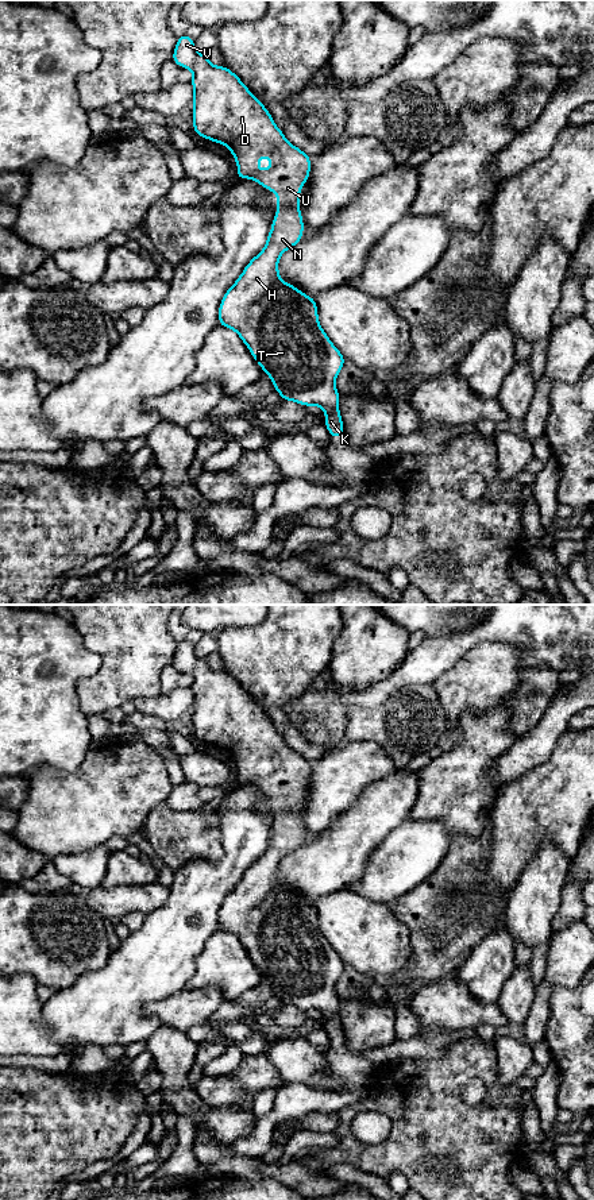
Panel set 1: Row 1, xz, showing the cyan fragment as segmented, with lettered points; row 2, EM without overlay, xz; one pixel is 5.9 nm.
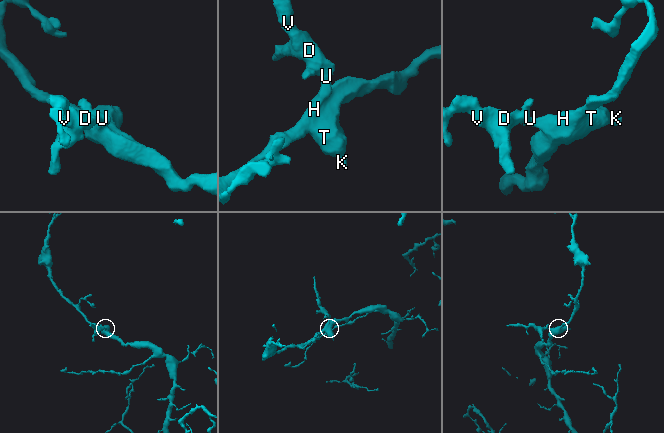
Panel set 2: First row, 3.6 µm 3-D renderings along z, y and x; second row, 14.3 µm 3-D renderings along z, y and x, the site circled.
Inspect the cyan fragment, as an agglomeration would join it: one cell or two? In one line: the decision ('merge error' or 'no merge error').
no merge error

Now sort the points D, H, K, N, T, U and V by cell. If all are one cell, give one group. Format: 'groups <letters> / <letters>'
groups D H K N T U V

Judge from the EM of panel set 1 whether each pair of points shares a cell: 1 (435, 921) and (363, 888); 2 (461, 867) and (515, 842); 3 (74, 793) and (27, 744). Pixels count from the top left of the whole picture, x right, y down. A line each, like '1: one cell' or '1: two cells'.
1: two cells
2: two cells
3: two cells

